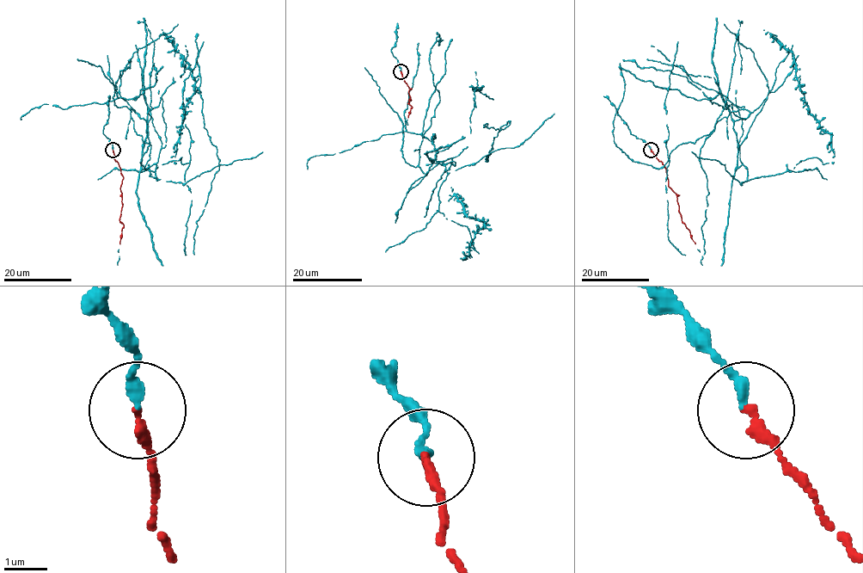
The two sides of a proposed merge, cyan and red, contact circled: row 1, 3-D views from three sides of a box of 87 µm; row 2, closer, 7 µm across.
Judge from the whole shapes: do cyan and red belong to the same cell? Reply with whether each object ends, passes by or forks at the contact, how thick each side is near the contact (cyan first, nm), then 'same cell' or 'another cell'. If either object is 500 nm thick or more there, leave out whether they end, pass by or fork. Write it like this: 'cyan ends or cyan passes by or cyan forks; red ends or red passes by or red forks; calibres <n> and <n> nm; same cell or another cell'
cyan ends; red ends; calibres 240 and 240 nm; same cell

